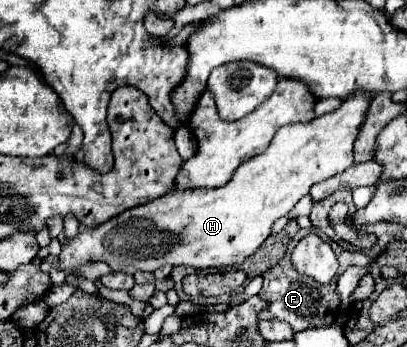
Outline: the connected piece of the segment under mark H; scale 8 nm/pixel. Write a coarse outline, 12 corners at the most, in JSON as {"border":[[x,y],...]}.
{"border":[[372,97],[278,129],[222,187],[72,239],[58,269],[222,269],[354,165]]}

